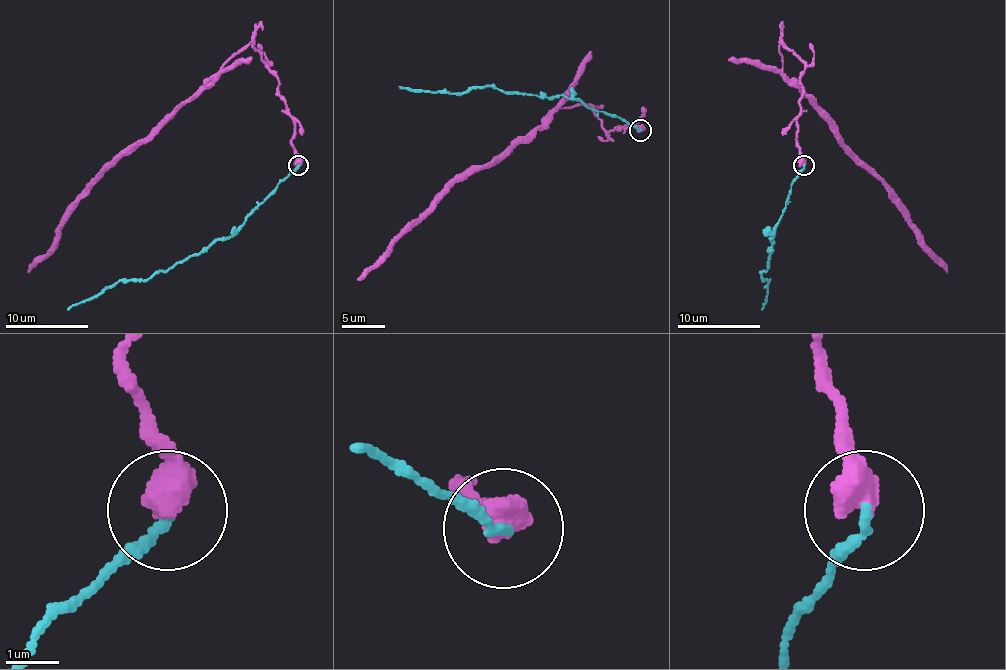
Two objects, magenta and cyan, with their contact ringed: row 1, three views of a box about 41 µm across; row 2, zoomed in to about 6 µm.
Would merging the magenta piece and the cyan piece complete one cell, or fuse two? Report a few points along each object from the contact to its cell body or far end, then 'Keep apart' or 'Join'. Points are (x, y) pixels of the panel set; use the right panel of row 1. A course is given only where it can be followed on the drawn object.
Course of magenta: (804, 164), (795, 117), (804, 65), (781, 44), (783, 73), (883, 183), (912, 225), (918, 243), (947, 273). Course of cyan: (804, 164), (791, 185), (770, 237), (773, 250), (762, 279), (768, 281), (762, 310). Keep apart

